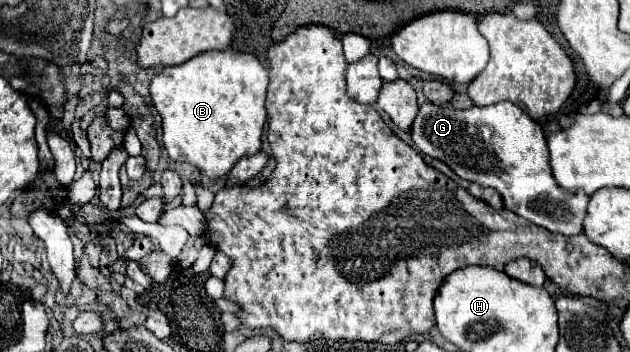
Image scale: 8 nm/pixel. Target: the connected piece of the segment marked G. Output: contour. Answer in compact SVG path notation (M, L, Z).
M503 101L489 107L469 107L465 111L451 105L425 103L419 107L411 137L421 153L443 161L457 177L497 189L505 209L511 209L519 217L551 233L583 233L589 197L583 197L583 193L565 193L565 189L555 185L543 129L515 103Z

